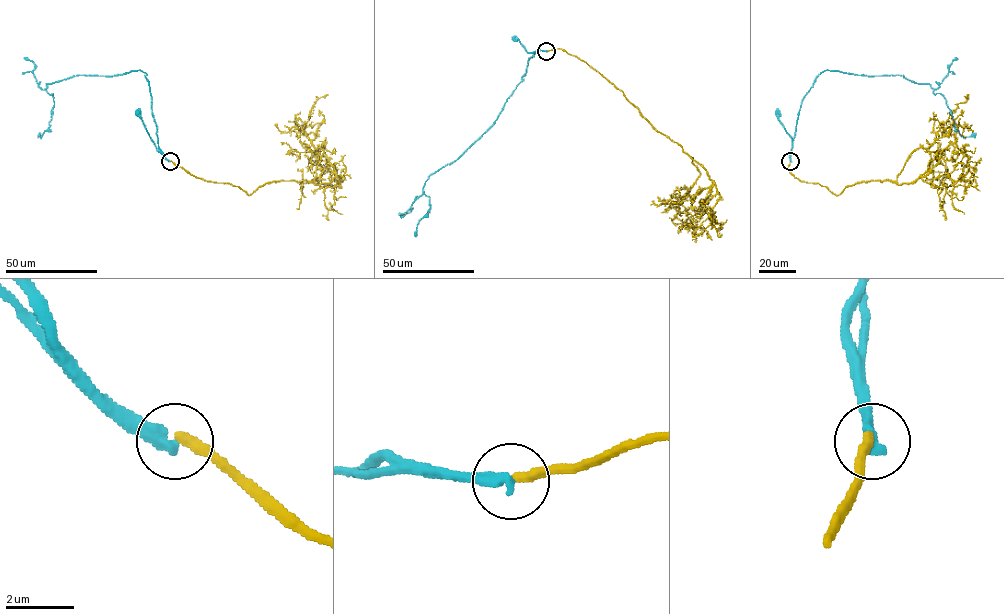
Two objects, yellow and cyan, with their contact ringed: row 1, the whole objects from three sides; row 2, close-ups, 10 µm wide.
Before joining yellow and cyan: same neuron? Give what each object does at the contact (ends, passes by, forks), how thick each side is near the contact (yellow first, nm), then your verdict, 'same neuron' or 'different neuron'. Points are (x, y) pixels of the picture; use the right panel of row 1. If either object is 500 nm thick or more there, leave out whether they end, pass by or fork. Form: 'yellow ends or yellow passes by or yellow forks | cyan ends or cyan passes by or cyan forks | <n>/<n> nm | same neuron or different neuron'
yellow ends | cyan ends | 280/400 nm | different neuron

